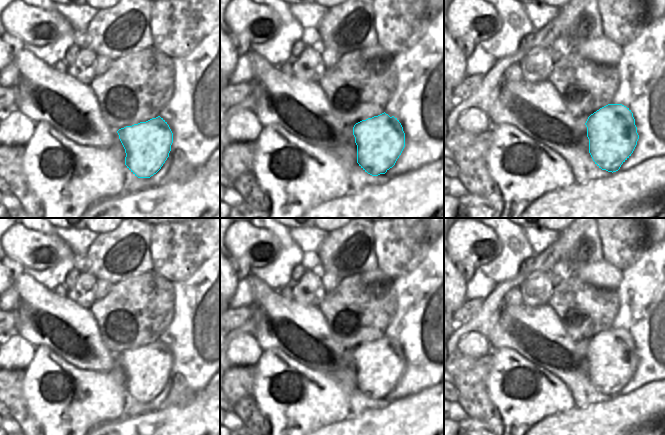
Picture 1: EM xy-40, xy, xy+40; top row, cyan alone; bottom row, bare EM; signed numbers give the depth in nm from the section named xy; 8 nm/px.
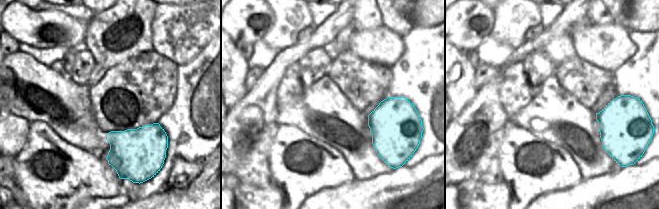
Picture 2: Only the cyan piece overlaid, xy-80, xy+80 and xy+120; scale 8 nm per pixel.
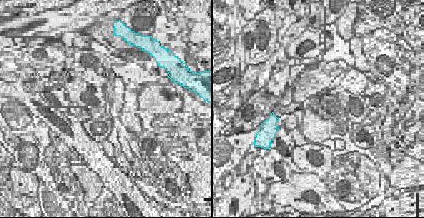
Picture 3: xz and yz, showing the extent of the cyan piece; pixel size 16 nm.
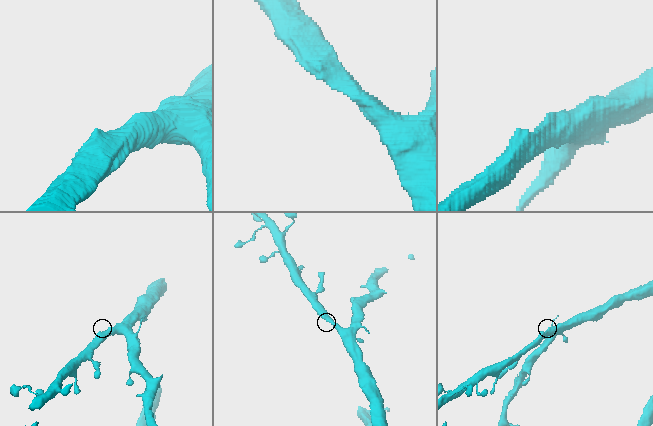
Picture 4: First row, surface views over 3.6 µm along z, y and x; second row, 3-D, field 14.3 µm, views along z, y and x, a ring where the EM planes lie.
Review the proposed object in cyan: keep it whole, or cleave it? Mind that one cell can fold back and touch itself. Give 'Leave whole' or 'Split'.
Leave whole.

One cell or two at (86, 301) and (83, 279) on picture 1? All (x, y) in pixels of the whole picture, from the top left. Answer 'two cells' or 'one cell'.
one cell

